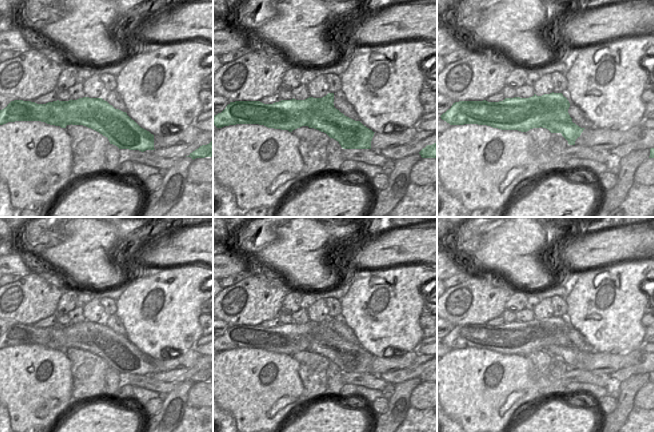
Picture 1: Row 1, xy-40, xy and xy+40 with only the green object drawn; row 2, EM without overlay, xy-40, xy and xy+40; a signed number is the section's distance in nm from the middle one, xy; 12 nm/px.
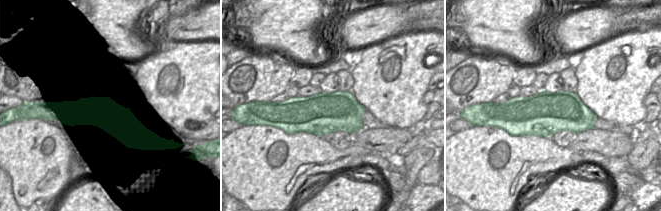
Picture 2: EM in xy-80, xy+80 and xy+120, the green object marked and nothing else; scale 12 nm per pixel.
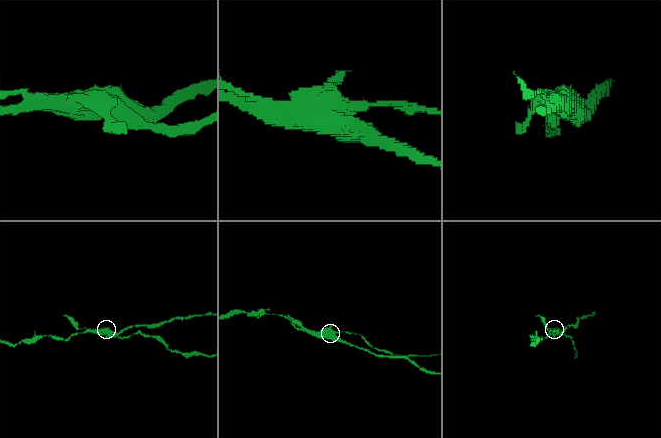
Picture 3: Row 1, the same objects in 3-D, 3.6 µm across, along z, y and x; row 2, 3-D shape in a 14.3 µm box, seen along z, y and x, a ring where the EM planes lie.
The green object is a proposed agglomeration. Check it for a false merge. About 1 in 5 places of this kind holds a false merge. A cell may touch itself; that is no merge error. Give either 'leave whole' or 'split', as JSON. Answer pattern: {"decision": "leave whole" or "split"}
{"decision": "split"}

